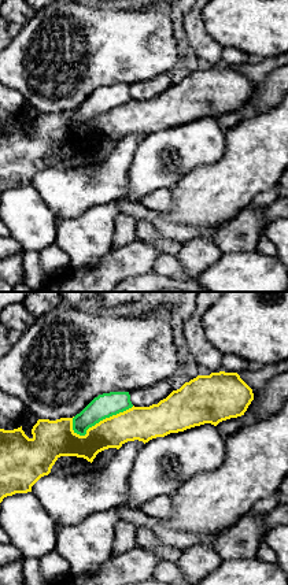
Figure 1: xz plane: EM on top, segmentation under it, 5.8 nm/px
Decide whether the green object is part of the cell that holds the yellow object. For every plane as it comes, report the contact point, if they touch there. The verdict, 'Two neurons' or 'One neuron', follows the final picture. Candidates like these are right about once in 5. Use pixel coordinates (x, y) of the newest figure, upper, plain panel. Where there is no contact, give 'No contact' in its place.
Touches yellow at (103, 113)

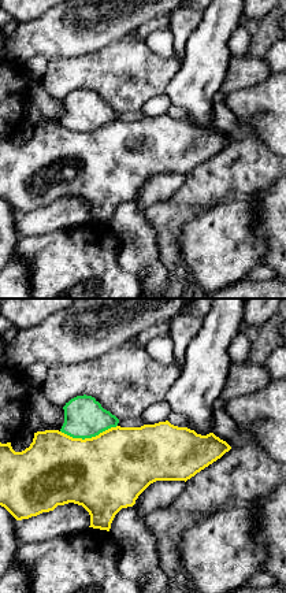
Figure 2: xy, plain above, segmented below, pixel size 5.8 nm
Touches yellow at (88, 132)

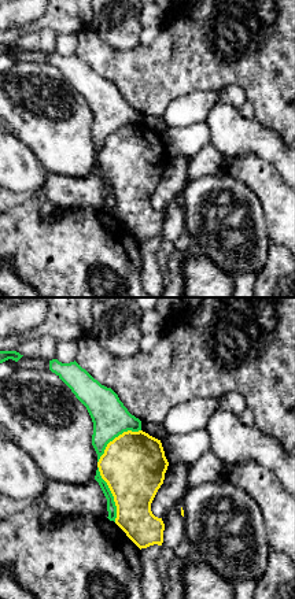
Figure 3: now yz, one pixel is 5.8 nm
Touches yellow at (111, 185)

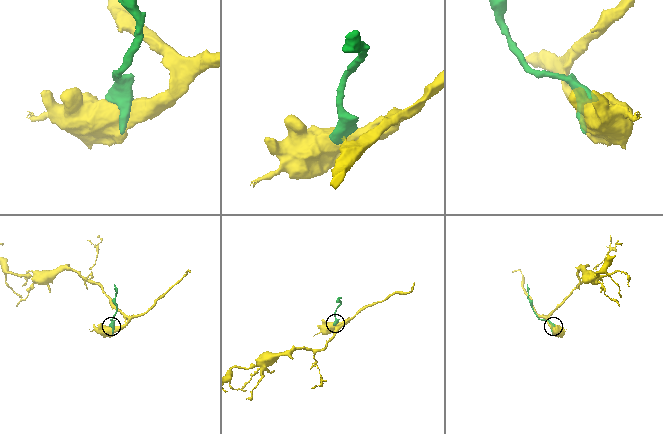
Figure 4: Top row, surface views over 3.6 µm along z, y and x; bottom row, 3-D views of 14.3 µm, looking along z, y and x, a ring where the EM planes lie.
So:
Two neurons

